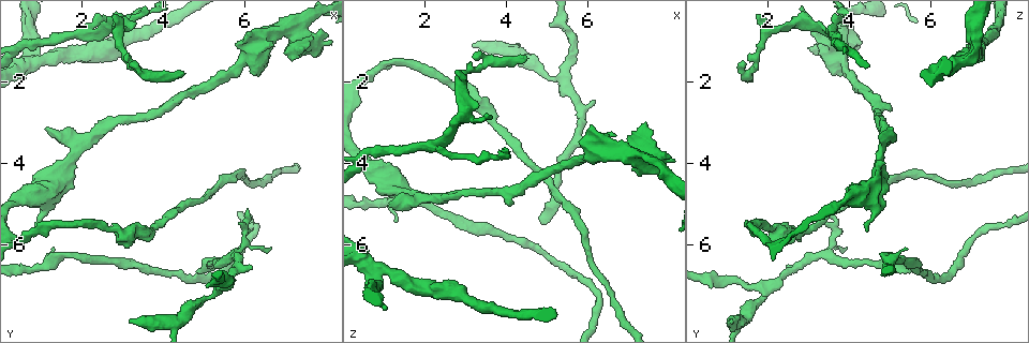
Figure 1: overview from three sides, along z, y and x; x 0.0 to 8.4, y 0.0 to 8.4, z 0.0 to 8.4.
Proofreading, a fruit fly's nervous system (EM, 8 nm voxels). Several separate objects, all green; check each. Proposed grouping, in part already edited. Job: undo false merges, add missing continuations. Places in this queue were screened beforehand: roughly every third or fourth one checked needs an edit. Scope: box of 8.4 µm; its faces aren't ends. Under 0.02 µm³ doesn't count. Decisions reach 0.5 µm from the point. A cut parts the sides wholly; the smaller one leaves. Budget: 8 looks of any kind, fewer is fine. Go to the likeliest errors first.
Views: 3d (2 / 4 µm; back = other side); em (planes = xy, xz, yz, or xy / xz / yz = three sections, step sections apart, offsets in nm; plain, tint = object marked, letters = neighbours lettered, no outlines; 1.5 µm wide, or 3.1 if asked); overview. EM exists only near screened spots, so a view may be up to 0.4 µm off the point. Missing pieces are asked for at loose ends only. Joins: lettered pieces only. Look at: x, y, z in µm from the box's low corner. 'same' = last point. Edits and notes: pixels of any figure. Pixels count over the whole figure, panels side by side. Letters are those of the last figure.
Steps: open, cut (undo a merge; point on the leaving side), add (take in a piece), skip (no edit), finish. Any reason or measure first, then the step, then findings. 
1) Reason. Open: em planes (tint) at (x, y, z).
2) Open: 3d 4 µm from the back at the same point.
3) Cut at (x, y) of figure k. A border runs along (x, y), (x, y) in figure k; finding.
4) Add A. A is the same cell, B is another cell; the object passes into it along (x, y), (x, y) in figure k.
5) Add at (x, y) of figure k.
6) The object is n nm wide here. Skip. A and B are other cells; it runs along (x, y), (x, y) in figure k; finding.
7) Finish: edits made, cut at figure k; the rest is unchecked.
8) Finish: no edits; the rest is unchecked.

Thin end. Open: 3d 4 µm at (4.95, 6.65, 5.50).

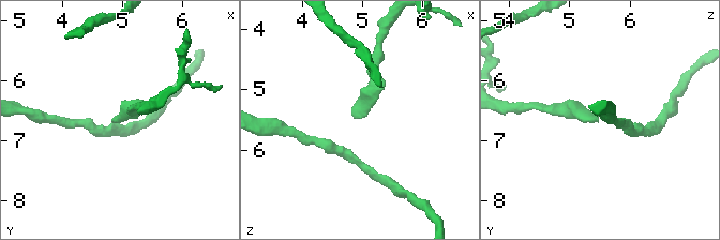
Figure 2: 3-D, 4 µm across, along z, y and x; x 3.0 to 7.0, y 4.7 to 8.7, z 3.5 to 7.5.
Open: em planes (plain) at (4.95, 6.65, 5.50).

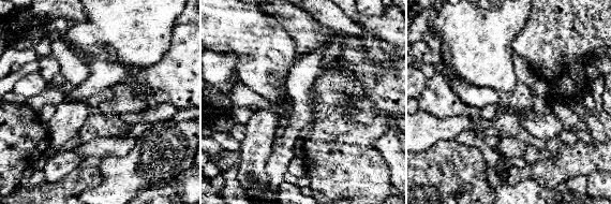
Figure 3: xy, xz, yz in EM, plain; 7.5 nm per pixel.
What lies round it. Open: em planes (letters) at the same point.

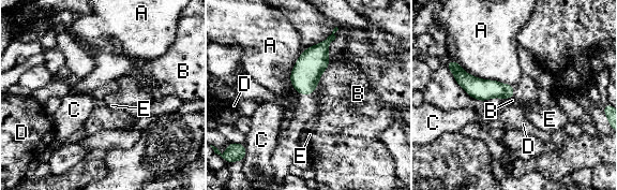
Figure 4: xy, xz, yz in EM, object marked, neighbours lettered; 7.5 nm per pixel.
Skip. A, B, C, D and E are other cells; it runs along (455, 72), (479, 89), (511, 94) in figure 4; no lettered piece goes on from it.

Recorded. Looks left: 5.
Calibre changes. Open: em planes (plain) at (4.35, 7.80, 1.40).

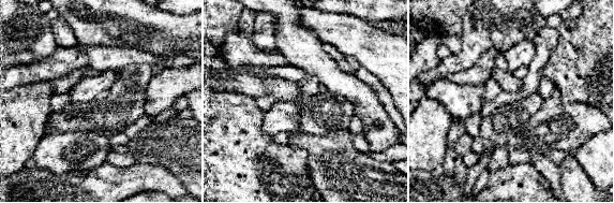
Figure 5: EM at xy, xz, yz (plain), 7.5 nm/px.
Where the object lies. Open: em planes (tint) at the same point.

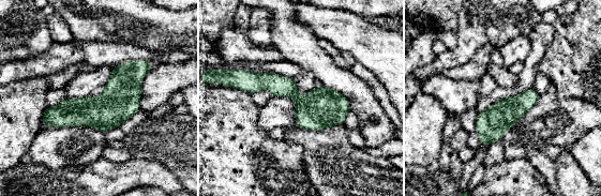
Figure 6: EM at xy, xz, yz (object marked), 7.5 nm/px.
See the neighbours. Open: em planes (letters) at the same point.

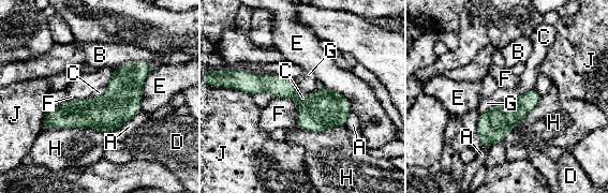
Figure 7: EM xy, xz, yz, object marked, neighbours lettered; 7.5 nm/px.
Skip. A, B, C, D, E, F, G, H and J are other cells; it runs along (146, 64), (98, 113), (46, 125) in figure 7; one neuron here.

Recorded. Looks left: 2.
Side arm on a straight run. Open: 3d 2 µm at (0.80, 1.50, 6.70).

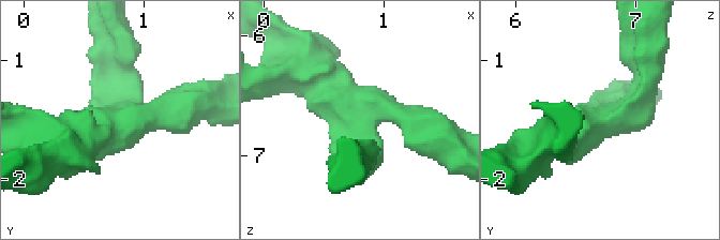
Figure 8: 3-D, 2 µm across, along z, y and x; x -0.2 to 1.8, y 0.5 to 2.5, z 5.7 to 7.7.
3 arms meet here; the arms are 280, 280, 320 nm wide; need the tissue. Open: em xy step 4 (letters) at (0.80, 1.50, 6.68).

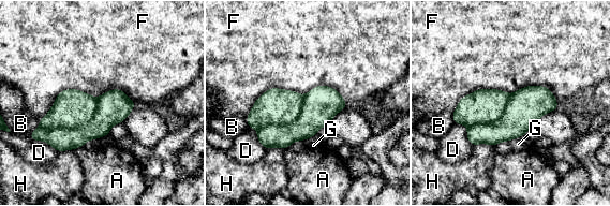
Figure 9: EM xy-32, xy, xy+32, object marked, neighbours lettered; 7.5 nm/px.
Cut at (106, 115) of figure 9. A, B, D, F, G and H are other cells; a border runs along (98, 99), (86, 122), (40, 127) in figure 9; two neurons meet here.

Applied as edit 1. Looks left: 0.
Finish: edits made, cut at figure 9; the rest is unchecked.

